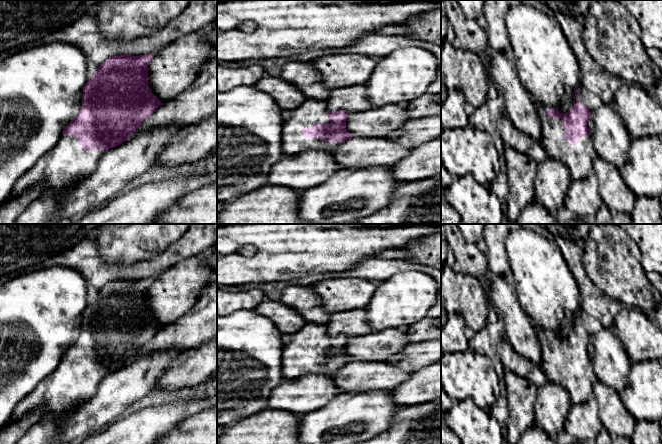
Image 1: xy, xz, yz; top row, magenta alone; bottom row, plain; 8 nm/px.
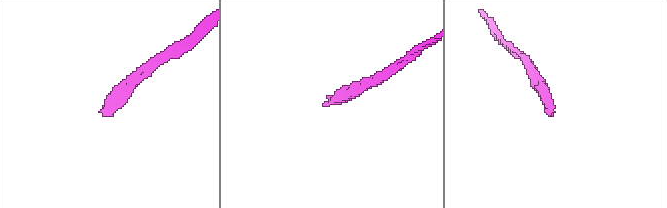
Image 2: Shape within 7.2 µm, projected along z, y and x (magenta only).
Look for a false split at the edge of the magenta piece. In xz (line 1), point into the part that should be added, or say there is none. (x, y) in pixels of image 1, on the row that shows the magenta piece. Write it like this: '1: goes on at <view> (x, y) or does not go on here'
1: goes on at xz (311, 112)

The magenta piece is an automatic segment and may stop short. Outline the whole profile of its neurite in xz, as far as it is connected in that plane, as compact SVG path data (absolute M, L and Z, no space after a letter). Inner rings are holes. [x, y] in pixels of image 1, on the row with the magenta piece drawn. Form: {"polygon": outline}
{"polygon": "M306 99L297 109L292 110L282 126L281 148L283 155L300 154L308 150L330 151L352 137L346 129L348 114L344 110L330 112L325 101Z"}

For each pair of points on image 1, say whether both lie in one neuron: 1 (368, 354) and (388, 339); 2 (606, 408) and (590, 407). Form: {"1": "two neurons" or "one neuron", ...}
{"1": "one neuron", "2": "two neurons"}

